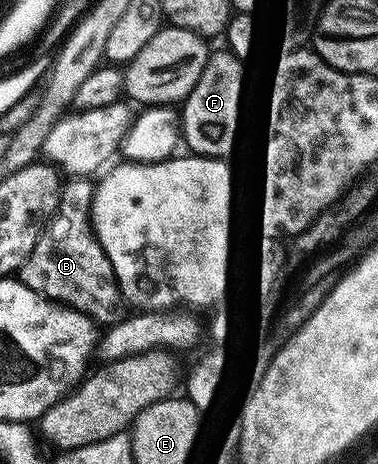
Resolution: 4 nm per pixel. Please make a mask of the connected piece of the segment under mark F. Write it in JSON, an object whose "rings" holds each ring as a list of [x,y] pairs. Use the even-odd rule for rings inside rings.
{"rings":[[[226,52],[208,56],[207,65],[201,71],[192,90],[189,91],[187,97],[181,102],[181,141],[185,146],[188,145],[192,154],[201,157],[218,157],[226,158],[227,140],[234,135],[234,125],[239,121],[239,108],[243,105],[243,69],[238,60],[234,56],[228,55]]]}

